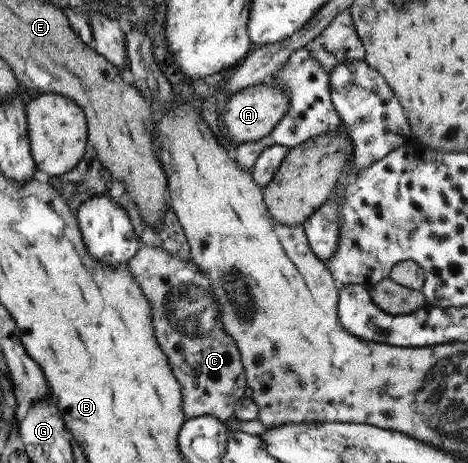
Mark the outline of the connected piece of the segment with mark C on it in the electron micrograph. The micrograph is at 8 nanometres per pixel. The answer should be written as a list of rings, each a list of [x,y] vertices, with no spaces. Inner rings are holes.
[[[140,245],[128,260],[128,270],[150,306],[154,338],[181,386],[185,418],[210,415],[225,421],[233,416],[246,380],[236,344],[220,327],[210,280],[190,259],[180,260],[156,246]]]

